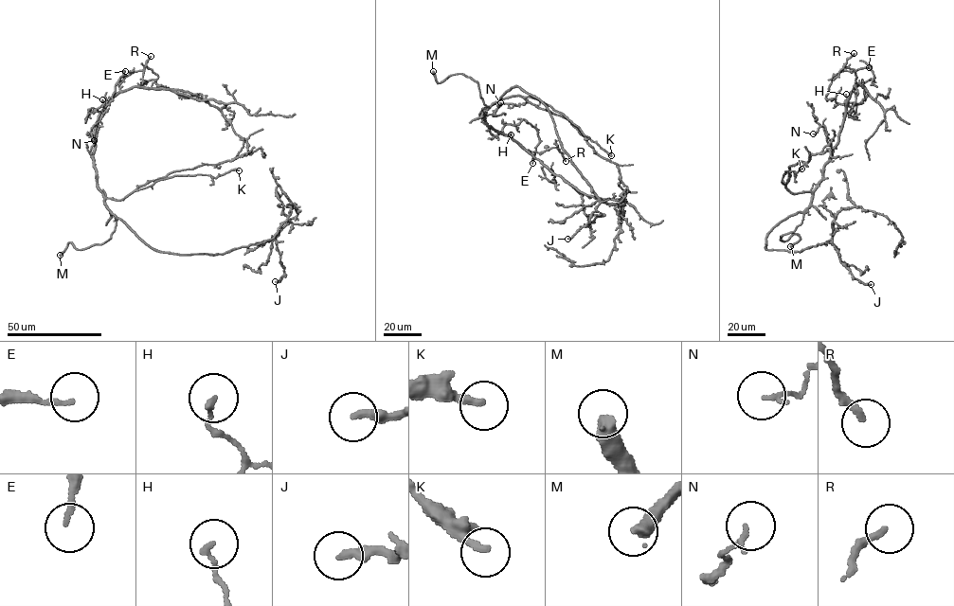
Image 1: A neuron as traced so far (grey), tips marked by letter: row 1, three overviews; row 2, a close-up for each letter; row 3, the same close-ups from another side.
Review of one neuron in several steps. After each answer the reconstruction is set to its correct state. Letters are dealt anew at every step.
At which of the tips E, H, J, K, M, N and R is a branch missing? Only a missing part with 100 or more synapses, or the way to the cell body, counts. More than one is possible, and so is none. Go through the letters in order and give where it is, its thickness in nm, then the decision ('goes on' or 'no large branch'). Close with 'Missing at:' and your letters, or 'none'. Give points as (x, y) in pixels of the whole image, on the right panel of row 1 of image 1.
E: place (869, 67); calibre 140 nm; no large branch
H: place (846, 94); calibre 150 nm; no large branch
J: place (871, 284); calibre 300 nm; no large branch
K: place (801, 169); calibre 220 nm; no large branch
M: place (790, 246); calibre 440 nm; goes on
N: place (813, 133); calibre 130 nm; no large branch
R: place (854, 53); calibre 200 nm; no large branch
Missing at: M

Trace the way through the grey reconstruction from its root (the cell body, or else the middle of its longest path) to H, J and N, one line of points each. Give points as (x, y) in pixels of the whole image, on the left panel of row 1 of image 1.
H: (124, 222), (108, 208), (98, 185), (93, 155), (97, 121), (106, 104), (102, 99)
J: (124, 222), (152, 248), (180, 255), (222, 254), (272, 239), (284, 268), (279, 281), (275, 281)
N: (124, 222), (108, 208), (98, 187), (93, 157), (89, 152), (95, 142), (91, 133), (94, 140)

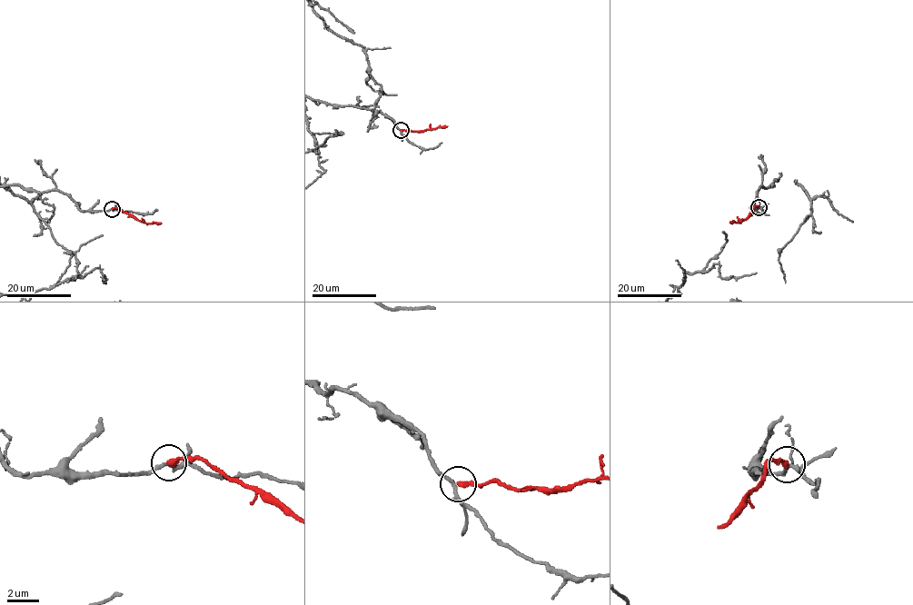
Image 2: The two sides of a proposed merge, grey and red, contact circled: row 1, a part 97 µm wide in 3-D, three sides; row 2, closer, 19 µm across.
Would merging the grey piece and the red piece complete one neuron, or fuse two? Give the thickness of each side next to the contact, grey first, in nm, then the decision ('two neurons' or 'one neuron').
220 nm thick on the grey side, 320 nm on the other; two neurons

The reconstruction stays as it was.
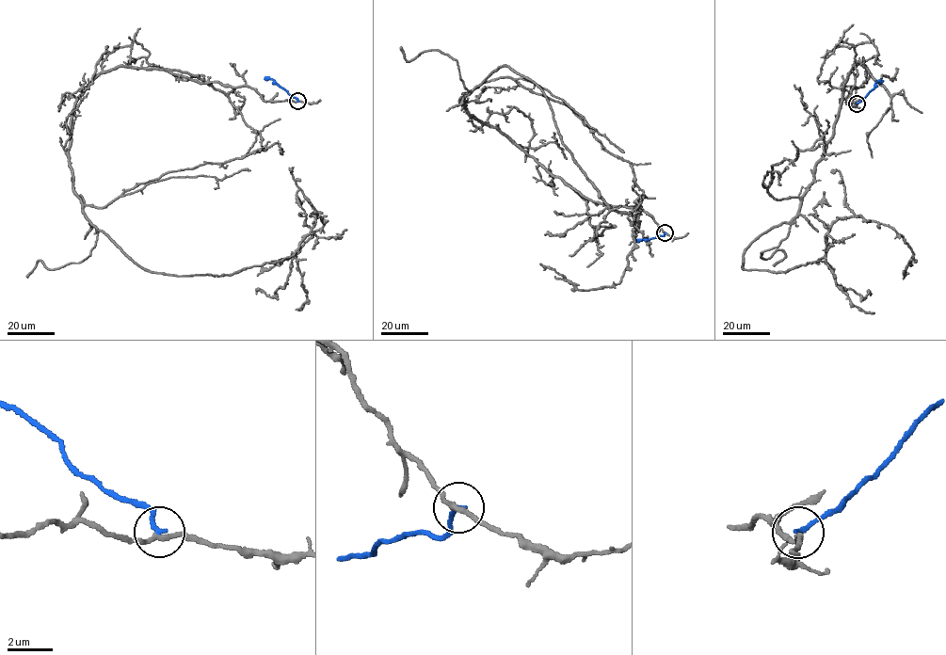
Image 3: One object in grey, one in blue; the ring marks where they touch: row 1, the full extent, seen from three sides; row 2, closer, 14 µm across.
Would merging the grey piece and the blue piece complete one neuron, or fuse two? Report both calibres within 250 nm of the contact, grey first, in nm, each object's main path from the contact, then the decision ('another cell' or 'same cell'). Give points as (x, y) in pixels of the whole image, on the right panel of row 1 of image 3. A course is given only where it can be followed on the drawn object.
200 nm thick on the grey side, 200 nm on the other; grey runs (857, 103), (858, 62), (796, 215), (742, 268), (818, 262), (830, 226), (859, 216), (902, 235), (903, 279); blue runs (857, 103), (873, 89), (875, 82), (883, 80); another cell

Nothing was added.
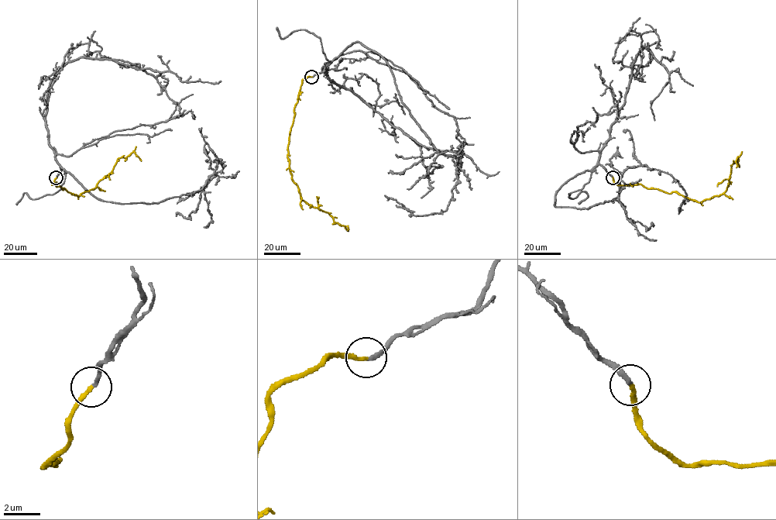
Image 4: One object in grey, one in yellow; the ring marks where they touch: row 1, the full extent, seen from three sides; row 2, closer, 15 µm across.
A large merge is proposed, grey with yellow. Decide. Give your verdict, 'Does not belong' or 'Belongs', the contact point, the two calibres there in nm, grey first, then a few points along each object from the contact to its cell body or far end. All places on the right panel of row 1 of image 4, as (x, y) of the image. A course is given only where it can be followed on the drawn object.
Belongs. Place: (612, 177). Thickness 220 nm (grey) against 220 nm. Course of grey: (612, 177), (599, 164), (578, 173), (554, 205), (612, 201), (623, 173), (645, 165), (678, 180), (678, 214). Course of yellow: (612, 177), (618, 185), (640, 184), (701, 202), (725, 191), (738, 157), (738, 166)

